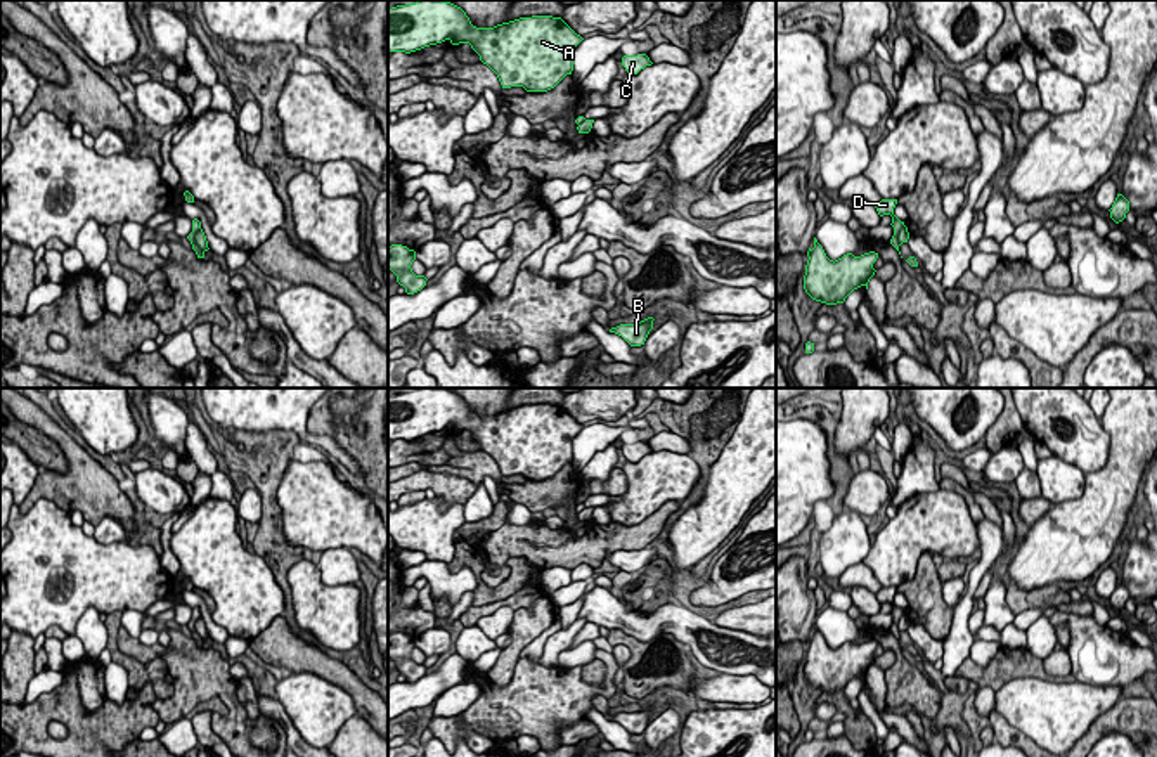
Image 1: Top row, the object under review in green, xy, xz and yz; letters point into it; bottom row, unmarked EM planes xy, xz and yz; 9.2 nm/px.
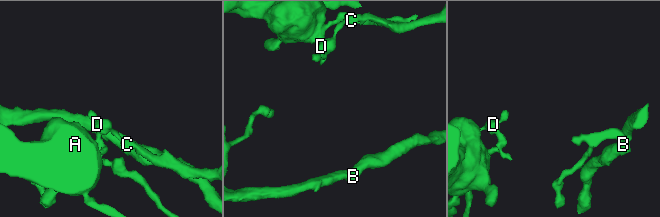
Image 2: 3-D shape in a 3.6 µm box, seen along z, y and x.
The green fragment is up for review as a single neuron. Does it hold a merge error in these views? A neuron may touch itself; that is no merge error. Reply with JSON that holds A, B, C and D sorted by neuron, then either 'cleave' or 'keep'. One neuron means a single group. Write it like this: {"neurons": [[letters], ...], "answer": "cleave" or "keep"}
{"neurons": [["A", "B"], ["C", "D"]], "answer": "cleave"}

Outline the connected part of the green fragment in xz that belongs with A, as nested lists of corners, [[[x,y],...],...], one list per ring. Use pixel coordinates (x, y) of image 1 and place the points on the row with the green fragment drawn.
[[[443,0],[388,9],[388,52],[410,54],[445,40],[452,45],[469,43],[502,88],[547,92],[572,74],[572,52],[584,38],[553,16],[476,28],[461,7]]]

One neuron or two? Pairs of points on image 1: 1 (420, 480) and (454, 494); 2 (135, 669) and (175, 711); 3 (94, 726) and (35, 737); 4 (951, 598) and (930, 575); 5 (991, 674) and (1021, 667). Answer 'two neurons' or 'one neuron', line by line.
1: one neuron
2: two neurons
3: one neuron
4: two neurons
5: one neuron

